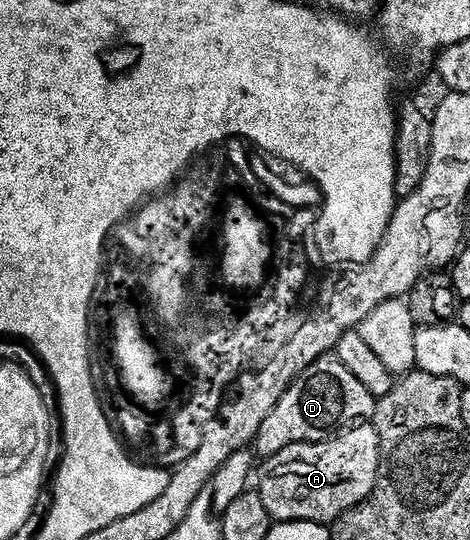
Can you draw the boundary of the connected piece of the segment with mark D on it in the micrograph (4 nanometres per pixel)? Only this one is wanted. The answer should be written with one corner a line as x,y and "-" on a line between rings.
335,356
320,358
296,375
296,379
286,388
282,400
278,400
270,416
266,416
254,443
255,457
263,460
272,458
287,446
324,442
361,420
375,419
377,401
350,373
346,364
339,362

